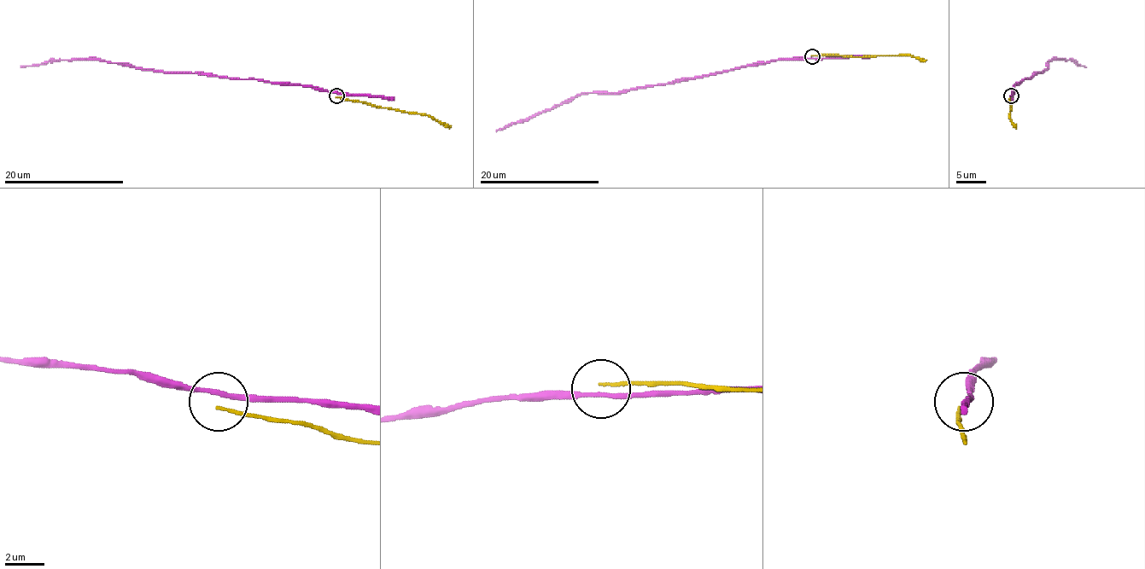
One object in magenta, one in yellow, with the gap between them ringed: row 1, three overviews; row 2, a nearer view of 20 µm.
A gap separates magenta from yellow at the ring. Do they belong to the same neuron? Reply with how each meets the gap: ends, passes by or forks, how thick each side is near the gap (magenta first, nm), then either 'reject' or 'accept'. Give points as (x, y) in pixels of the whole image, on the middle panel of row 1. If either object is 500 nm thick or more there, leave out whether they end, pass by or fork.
magenta passes by | yellow ends | 240/140 nm | reject

